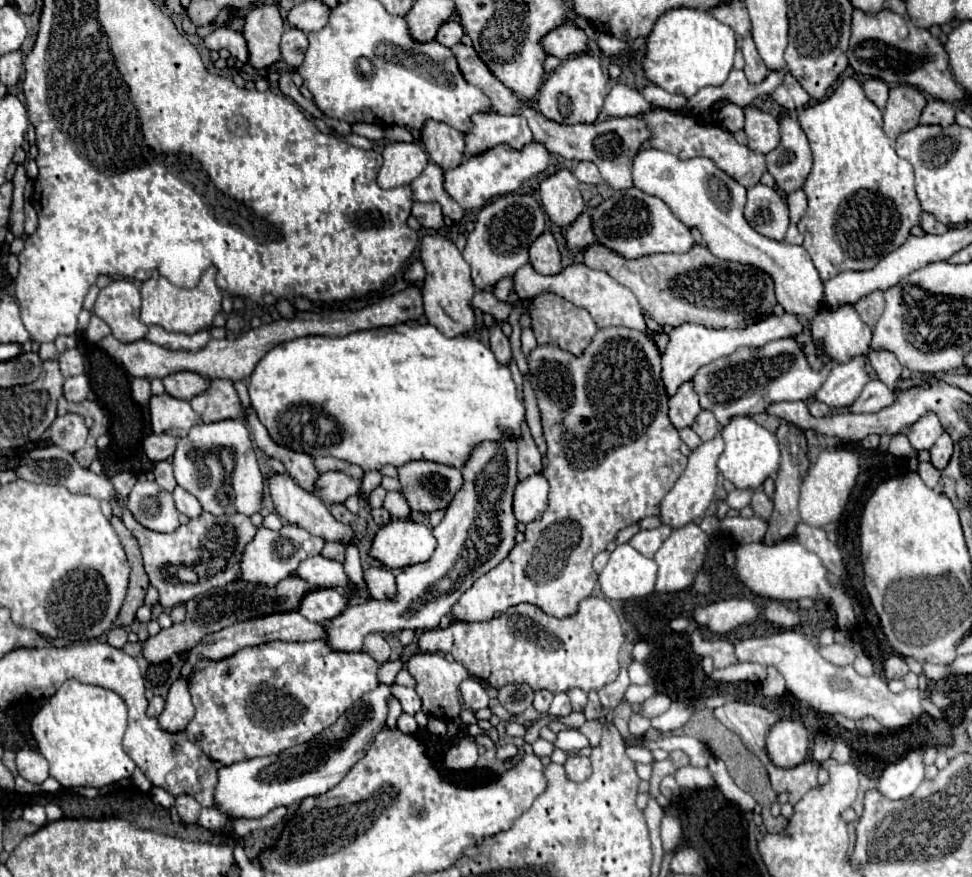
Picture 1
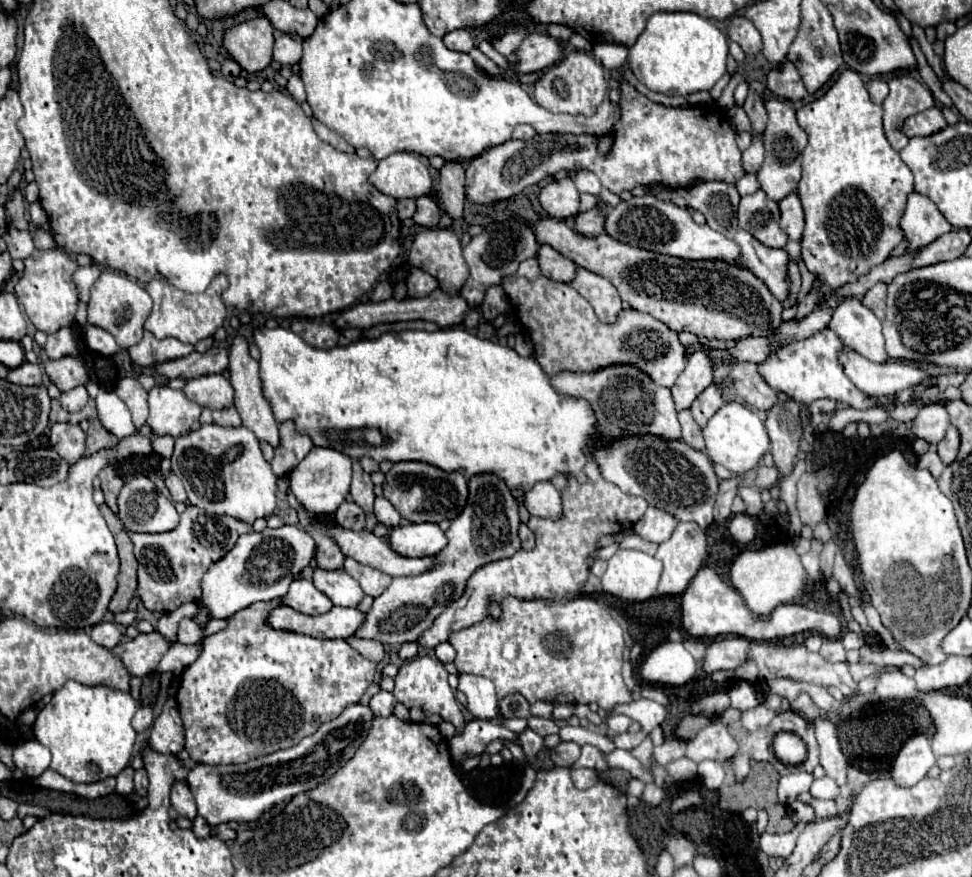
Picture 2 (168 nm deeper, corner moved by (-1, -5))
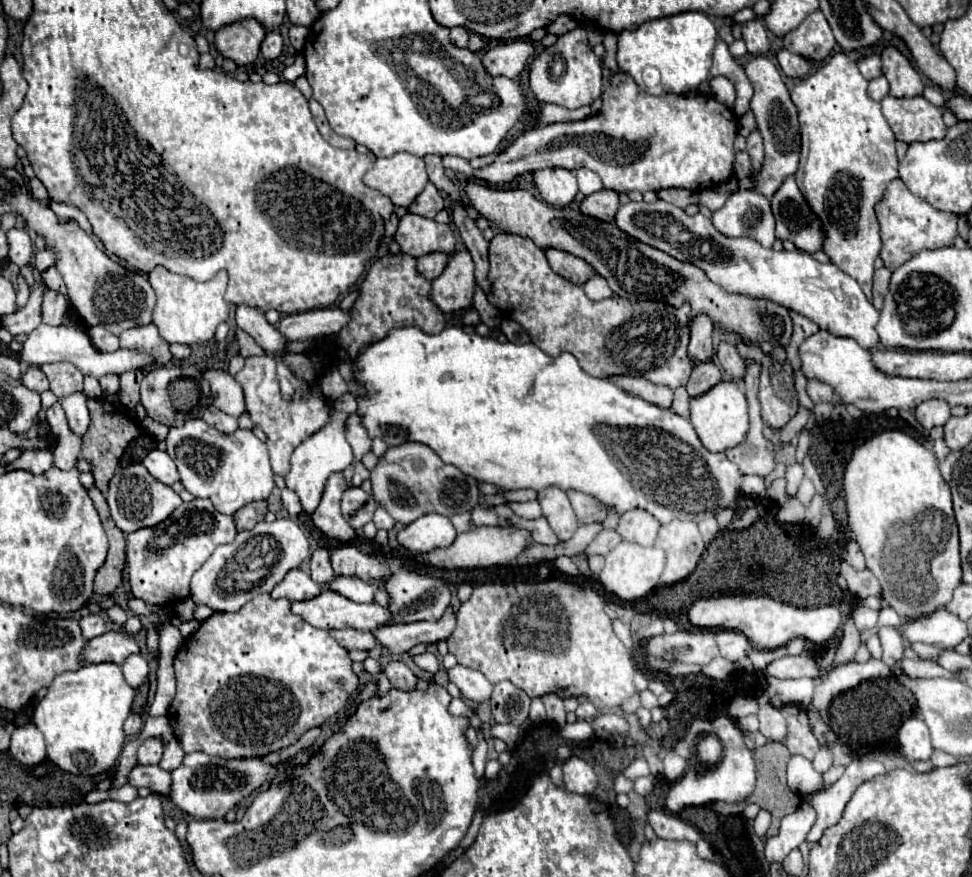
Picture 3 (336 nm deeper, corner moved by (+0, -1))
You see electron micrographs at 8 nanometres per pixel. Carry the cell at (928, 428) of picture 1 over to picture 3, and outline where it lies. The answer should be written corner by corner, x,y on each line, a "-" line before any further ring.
929,399
923,401
917,411
915,411
917,421
925,427
925,429
933,429
937,425
945,425
947,419
951,417
949,413
949,403
945,399

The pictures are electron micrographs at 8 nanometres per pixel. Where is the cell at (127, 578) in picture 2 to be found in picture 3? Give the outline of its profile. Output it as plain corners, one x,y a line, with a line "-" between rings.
93,485
87,489
89,497
93,499
95,503
95,509
101,517
101,523
103,523
103,529
107,533
107,539
109,539
109,553
107,553
107,559
105,559
105,565
101,565
101,569
95,573
95,581
93,581
93,591
97,595
111,595
119,583
121,583
121,571
123,571
123,563
125,563
125,535
121,529
117,529
117,525
113,523
111,515
109,515
109,507
107,507
107,501
105,497
101,495
101,491

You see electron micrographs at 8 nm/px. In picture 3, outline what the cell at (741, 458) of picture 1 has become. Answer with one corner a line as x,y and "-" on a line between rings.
719,381
717,385
713,385
713,389
707,389
701,397
691,397
689,411
693,429
697,431
701,443
713,453
739,445
749,431
747,399
735,381

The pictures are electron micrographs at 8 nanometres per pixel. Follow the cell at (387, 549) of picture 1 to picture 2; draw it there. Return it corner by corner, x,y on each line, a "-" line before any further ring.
408,523
402,527
394,527
390,533
390,547
402,557
432,557
448,543
436,523

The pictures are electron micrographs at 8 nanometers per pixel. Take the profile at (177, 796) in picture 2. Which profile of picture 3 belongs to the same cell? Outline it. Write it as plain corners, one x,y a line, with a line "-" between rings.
137,765
129,771
127,775
127,783
133,787
147,787
153,789
165,797
169,797
169,787
171,787
171,773
159,769
157,765

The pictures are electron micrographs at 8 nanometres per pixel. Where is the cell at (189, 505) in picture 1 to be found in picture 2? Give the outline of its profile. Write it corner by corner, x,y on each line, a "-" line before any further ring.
172,473
170,477
164,477
164,483
170,491
170,497
174,503
188,503
188,497
186,497
186,491
184,491
184,485
182,481

